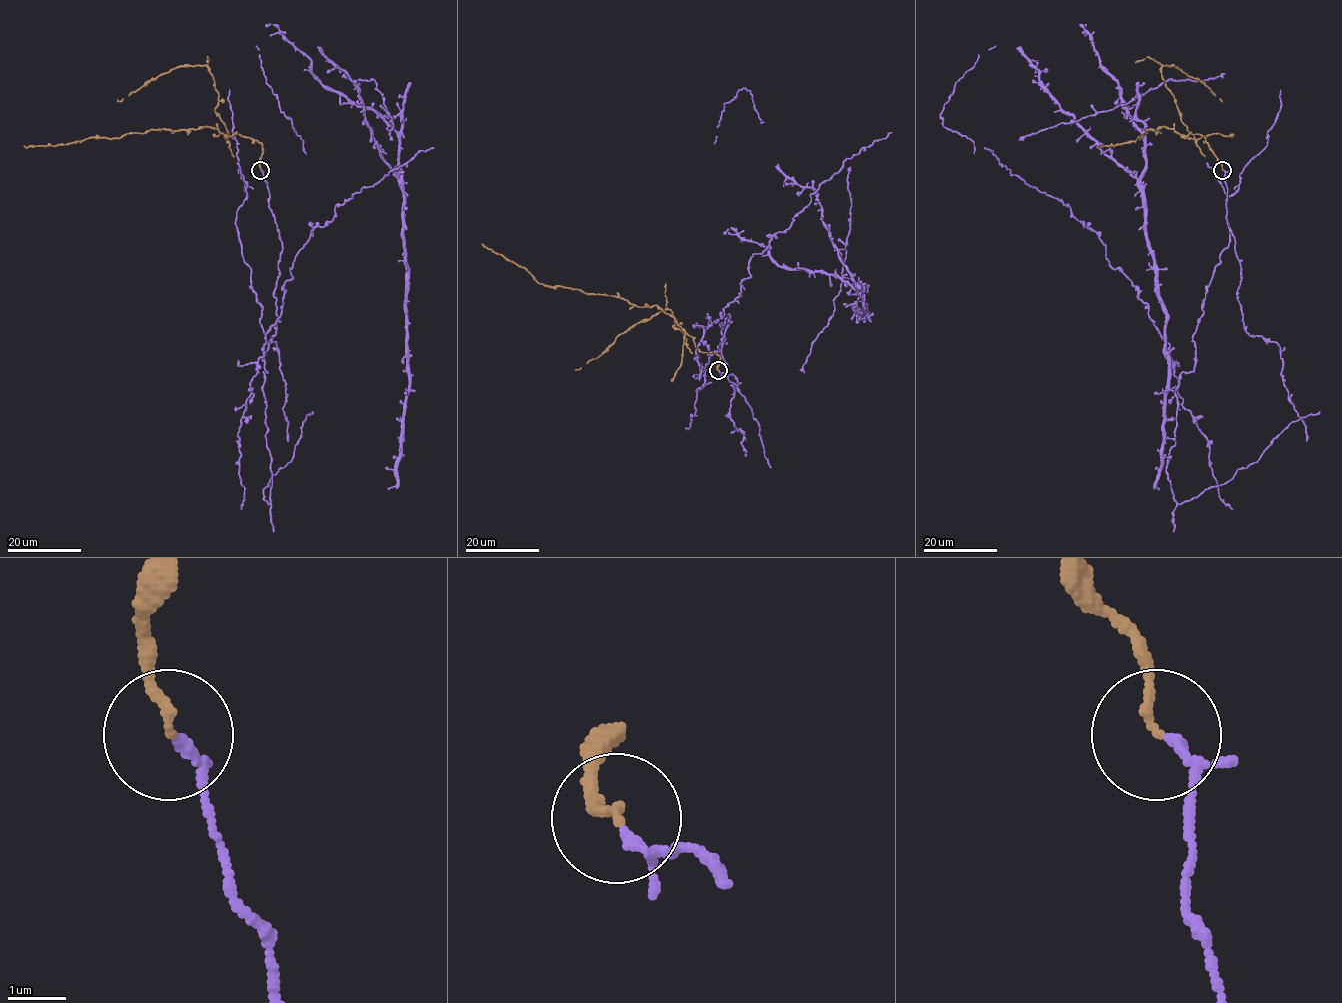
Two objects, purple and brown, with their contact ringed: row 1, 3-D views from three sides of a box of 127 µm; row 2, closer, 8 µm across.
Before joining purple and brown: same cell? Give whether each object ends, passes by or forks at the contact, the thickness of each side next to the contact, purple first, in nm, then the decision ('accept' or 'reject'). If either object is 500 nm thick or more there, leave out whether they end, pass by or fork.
purple passes by | brown ends | 120/140 nm | accept

